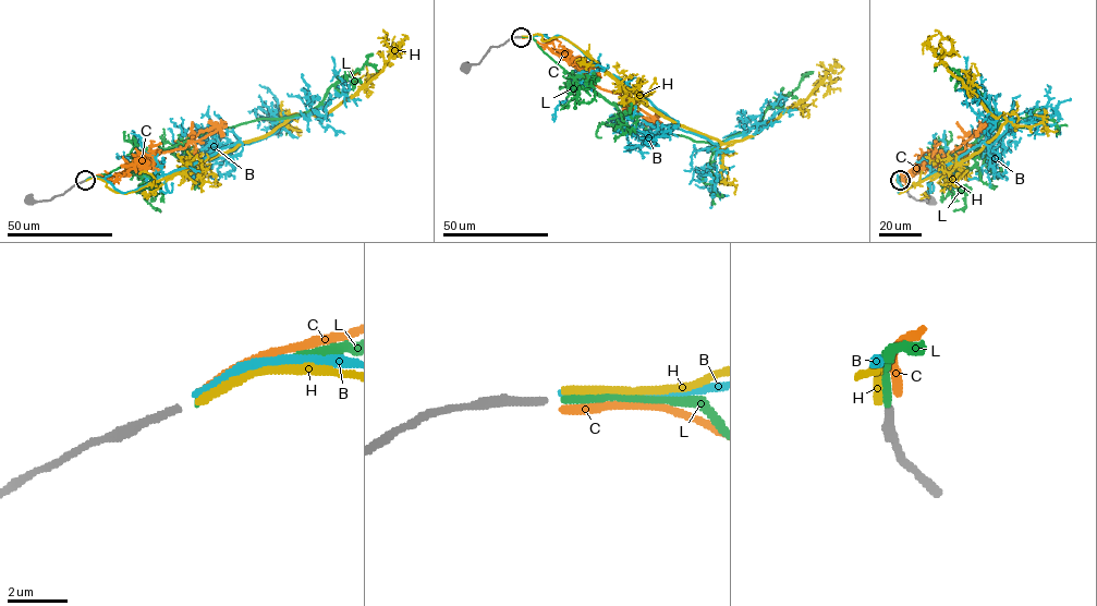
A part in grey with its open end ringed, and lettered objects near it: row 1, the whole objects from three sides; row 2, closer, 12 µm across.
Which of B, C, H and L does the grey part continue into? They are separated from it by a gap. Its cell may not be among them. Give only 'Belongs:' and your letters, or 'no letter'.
Belongs: L

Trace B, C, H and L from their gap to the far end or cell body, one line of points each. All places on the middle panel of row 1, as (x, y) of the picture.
B: (522, 37), (561, 36), (674, 119), (678, 129), (719, 145), (744, 135), (780, 109), (767, 101)
C: (522, 37), (545, 45), (598, 86), (619, 94), (654, 117), (643, 117), (635, 111), (628, 94)
H: (522, 36), (568, 39), (645, 104), (722, 143), (759, 132), (804, 100), (839, 64), (842, 70), (838, 74)
L: (522, 37), (532, 37), (573, 76), (653, 132), (712, 144), (750, 130), (771, 105), (813, 71)

